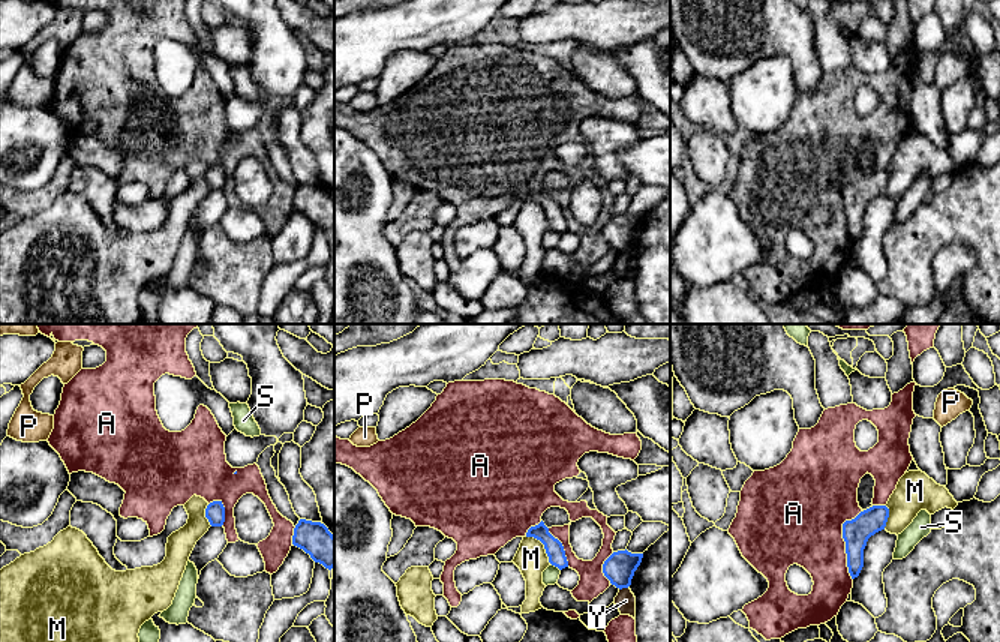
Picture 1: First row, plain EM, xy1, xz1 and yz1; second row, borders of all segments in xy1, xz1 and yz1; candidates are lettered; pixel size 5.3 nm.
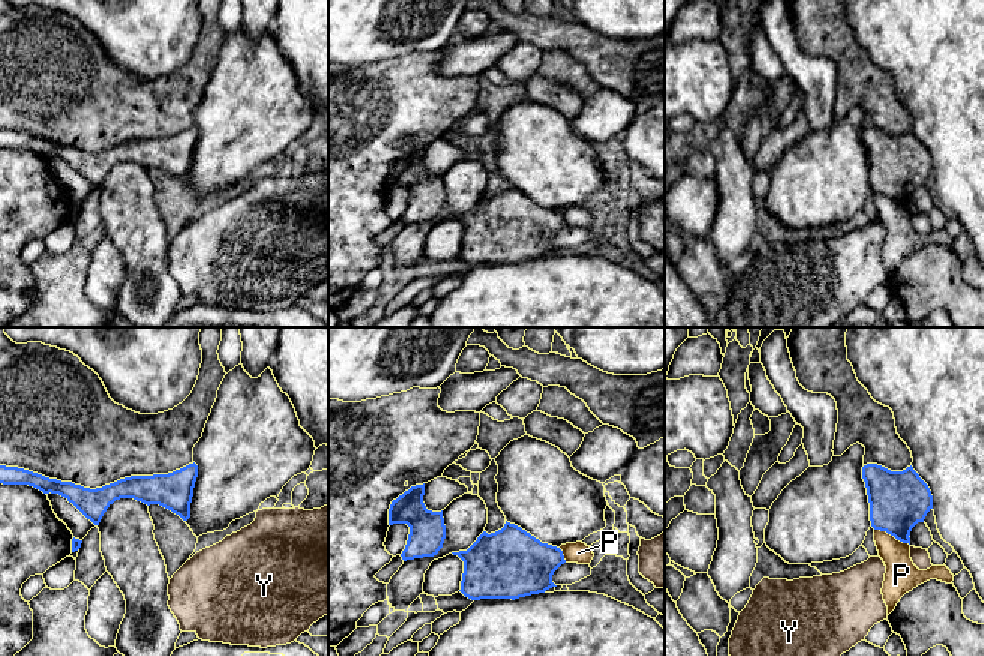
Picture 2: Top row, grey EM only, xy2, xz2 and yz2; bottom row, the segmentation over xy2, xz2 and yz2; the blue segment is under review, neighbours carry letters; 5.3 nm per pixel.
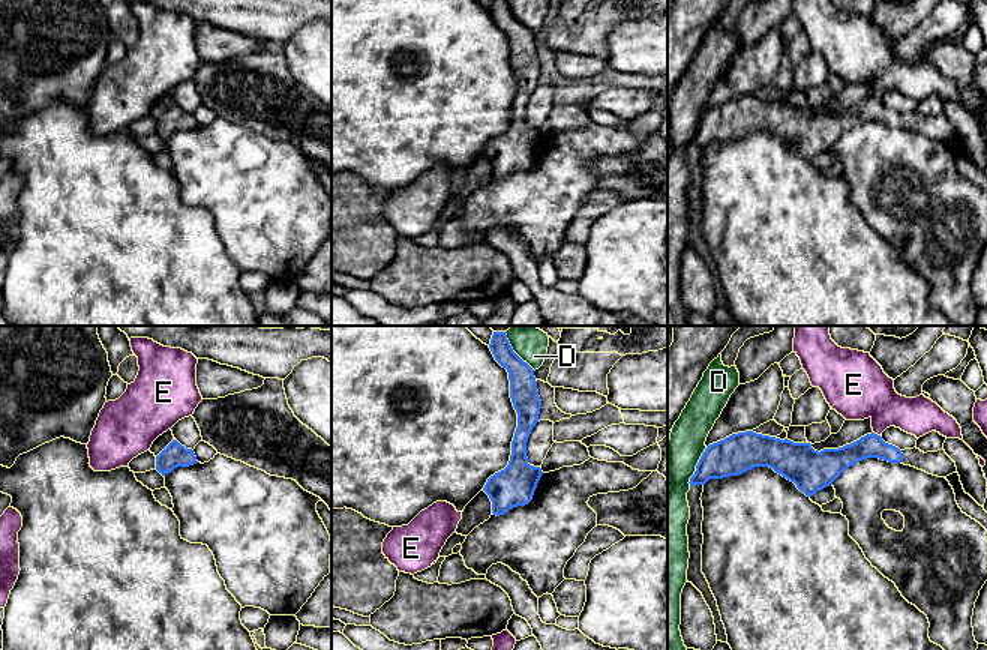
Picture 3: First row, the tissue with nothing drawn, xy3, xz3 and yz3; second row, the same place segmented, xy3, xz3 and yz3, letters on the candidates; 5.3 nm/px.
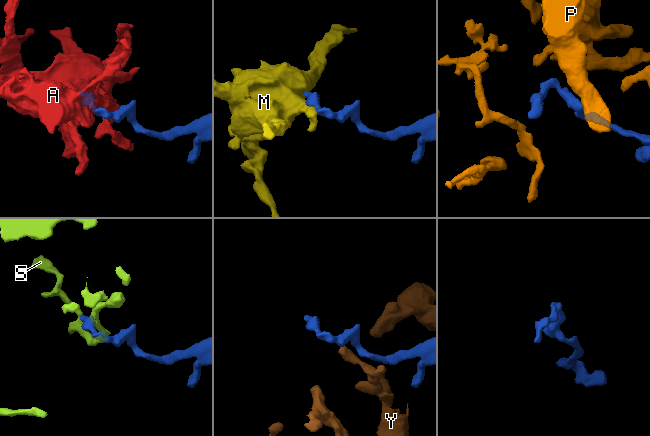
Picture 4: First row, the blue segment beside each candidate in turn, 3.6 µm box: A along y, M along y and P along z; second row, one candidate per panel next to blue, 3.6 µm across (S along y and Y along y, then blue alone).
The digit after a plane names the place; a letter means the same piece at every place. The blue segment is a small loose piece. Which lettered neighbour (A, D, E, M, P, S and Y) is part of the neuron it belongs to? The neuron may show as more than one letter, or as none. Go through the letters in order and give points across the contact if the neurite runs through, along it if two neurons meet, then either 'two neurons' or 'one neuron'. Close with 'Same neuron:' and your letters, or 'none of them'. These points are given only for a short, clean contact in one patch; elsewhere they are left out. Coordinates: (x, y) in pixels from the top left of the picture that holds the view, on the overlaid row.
A: two neurons
D: border along xz3 (504, 332), (510, 347), (534, 370); two neurons
E: border along yz3 (873, 431), (879, 436); two neurons
M: border along xz1 (526, 536), (535, 537), (543, 545), (550, 563); two neurons
P: two neurons
S: border along xz1 (550, 563), (559, 570); two neurons
Y: two neurons
Same neuron: none of them

